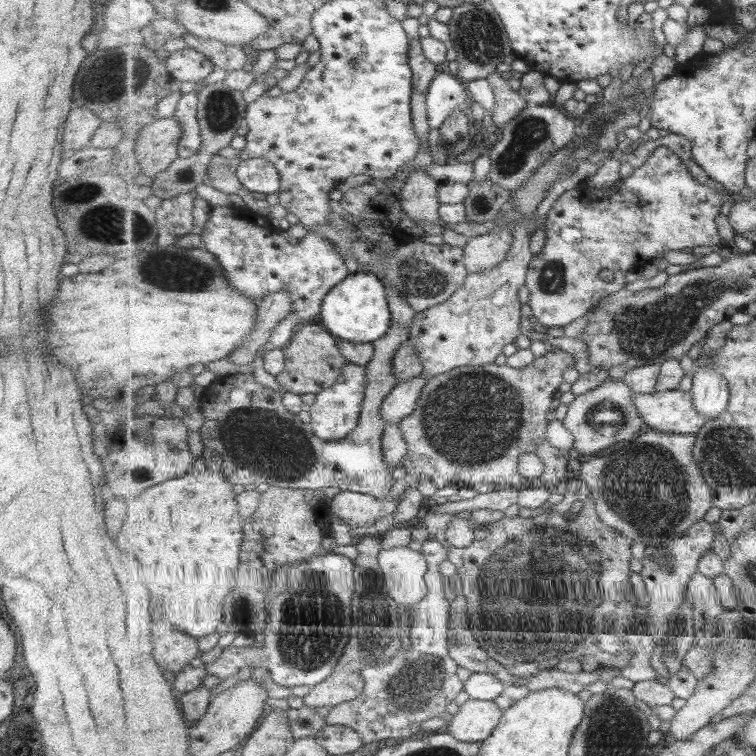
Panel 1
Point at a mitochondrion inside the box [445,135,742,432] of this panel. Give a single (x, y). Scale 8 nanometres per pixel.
(551, 278)

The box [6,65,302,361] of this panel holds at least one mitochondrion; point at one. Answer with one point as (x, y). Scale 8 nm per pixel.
(104, 222)

